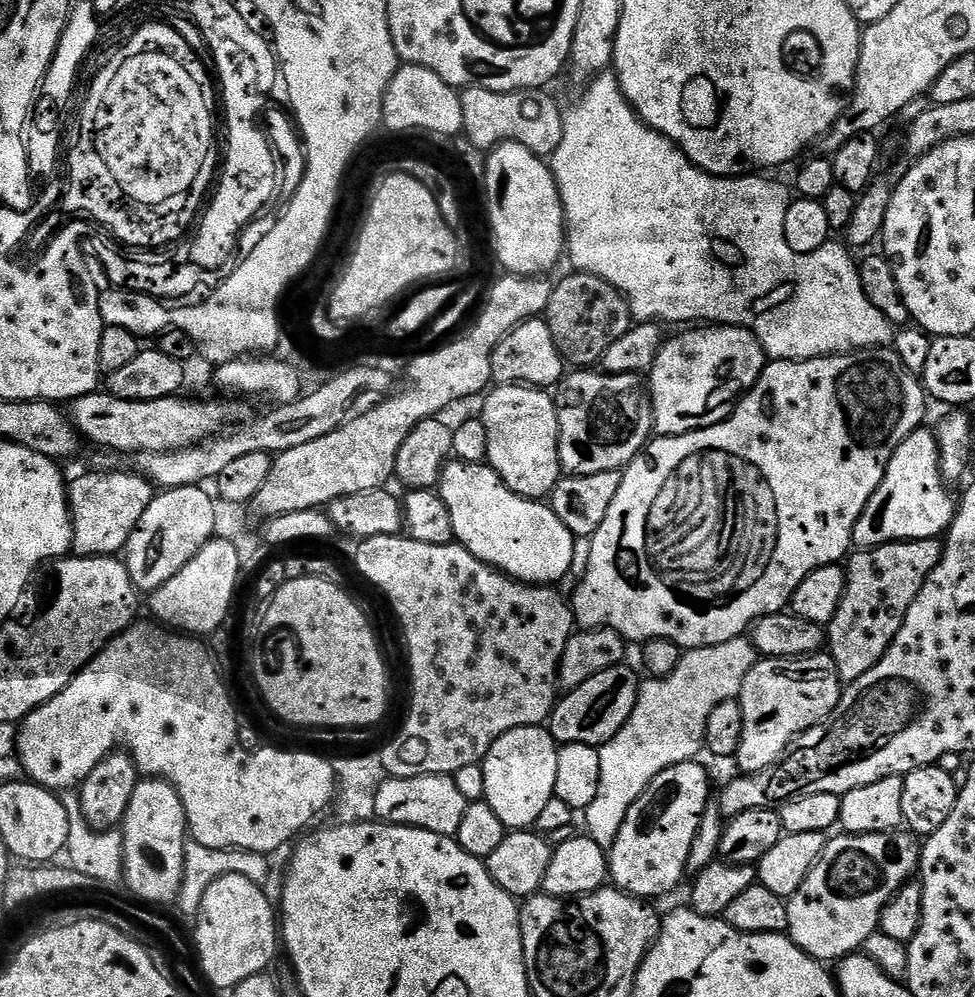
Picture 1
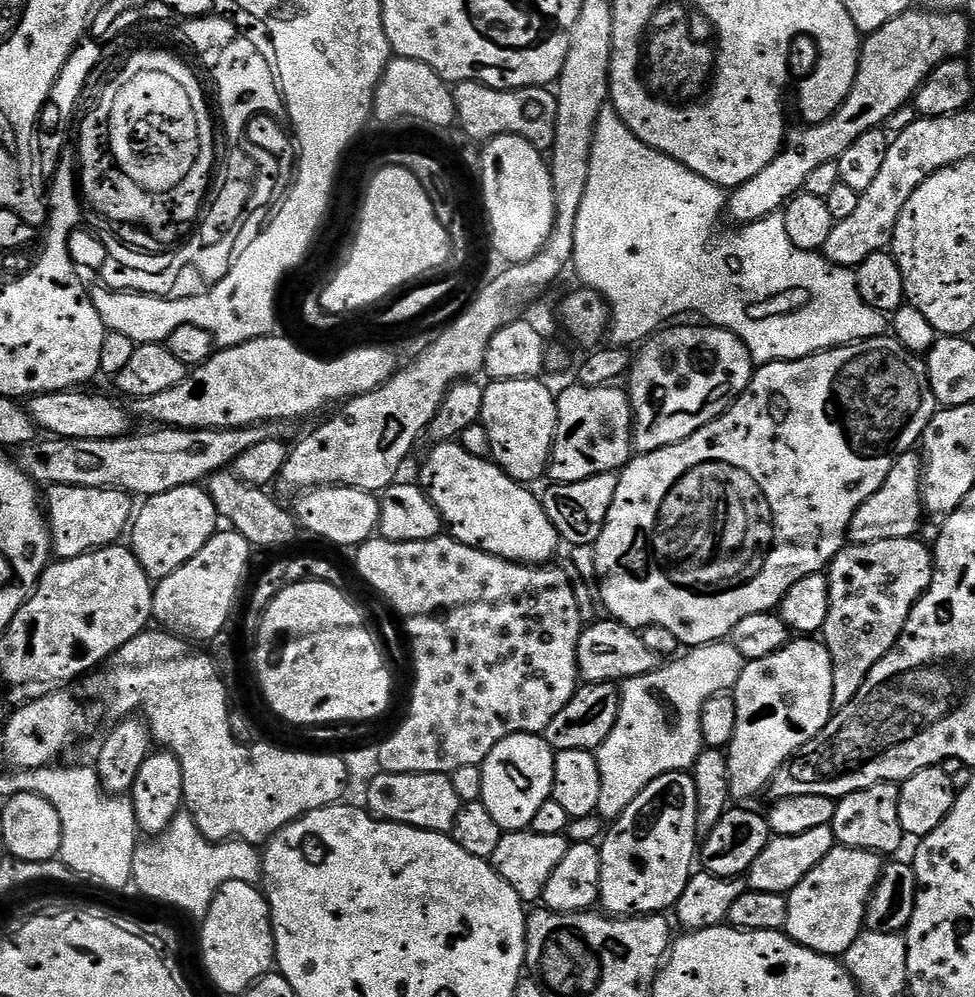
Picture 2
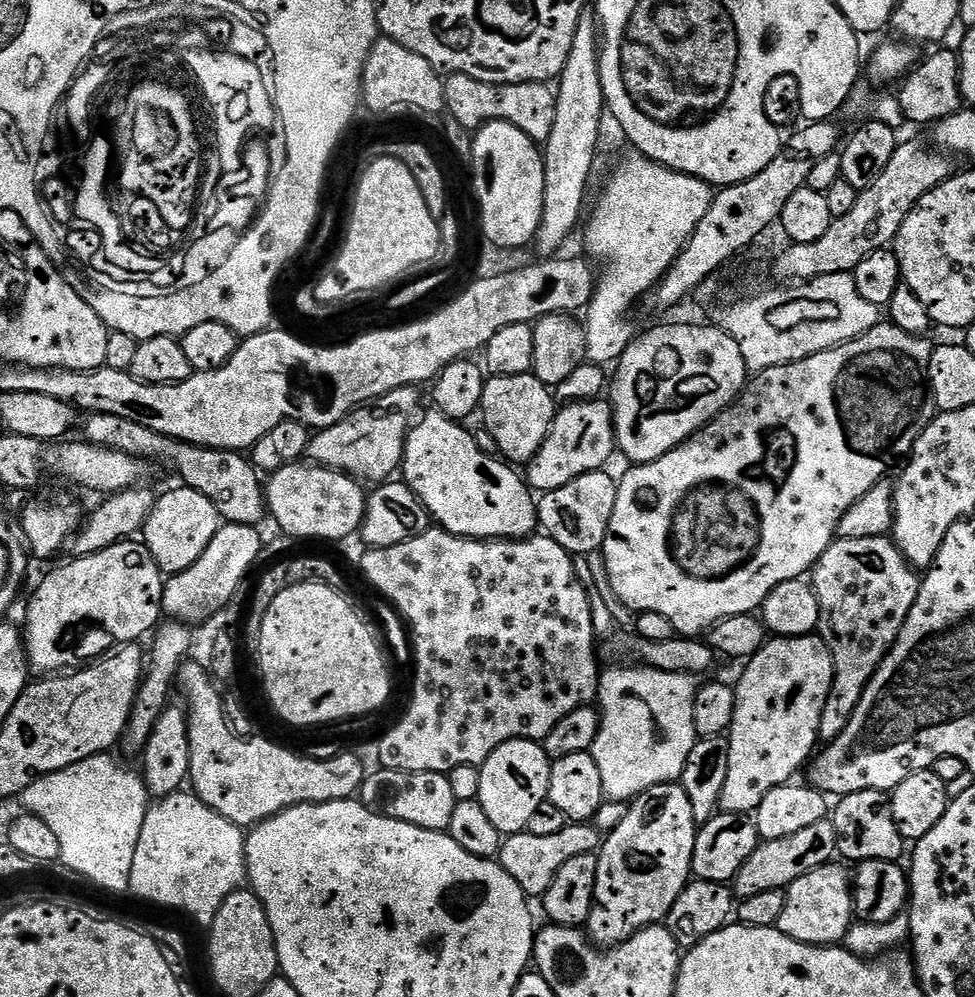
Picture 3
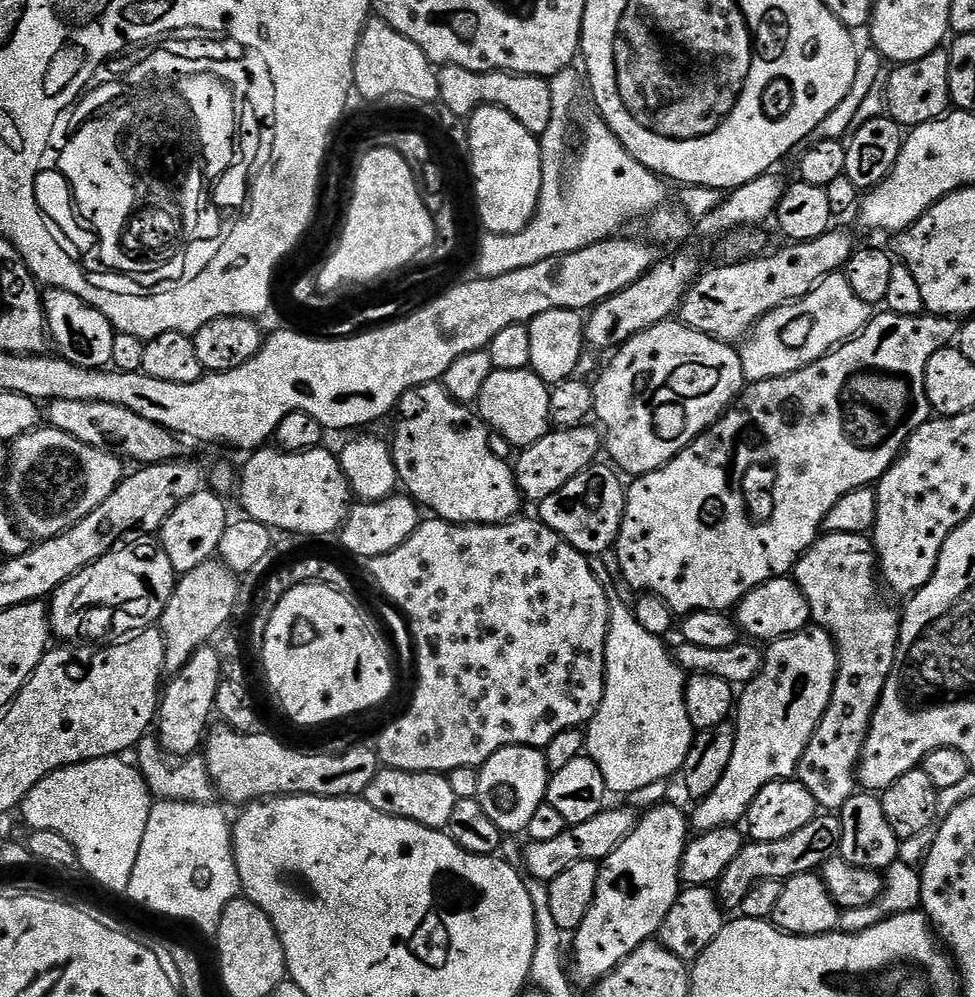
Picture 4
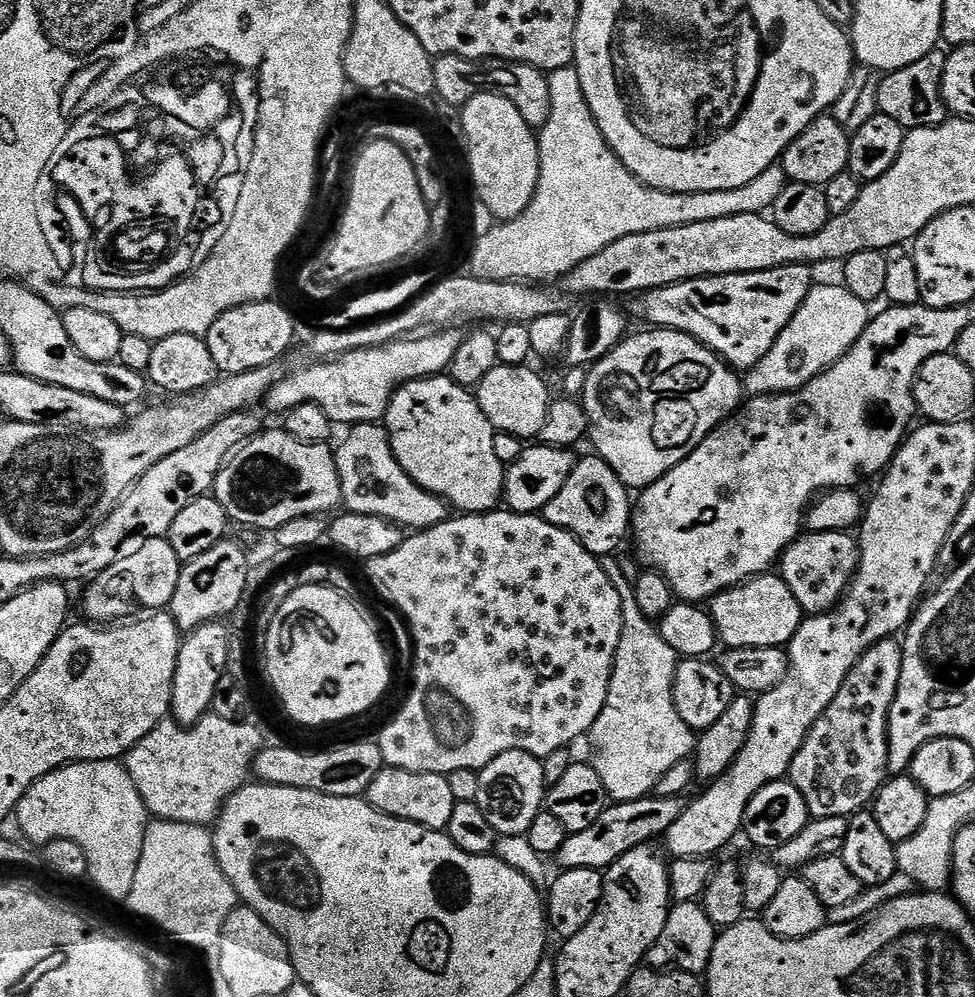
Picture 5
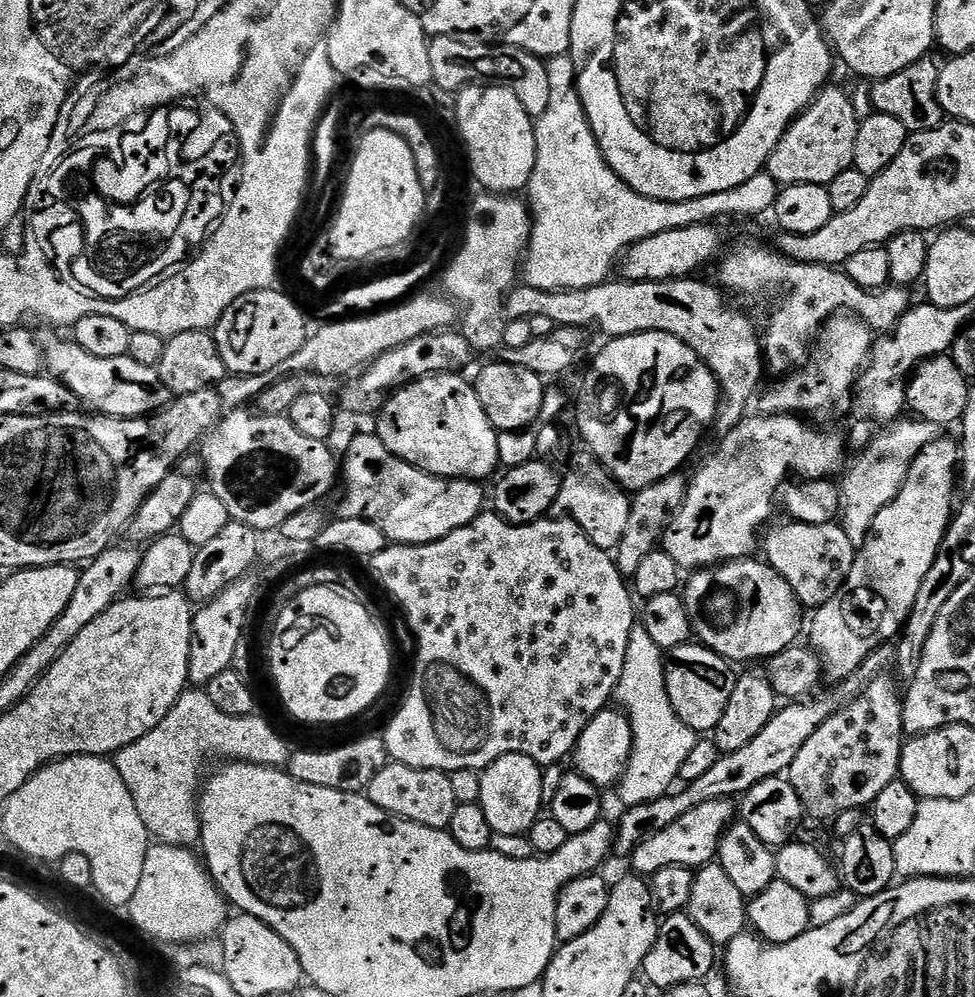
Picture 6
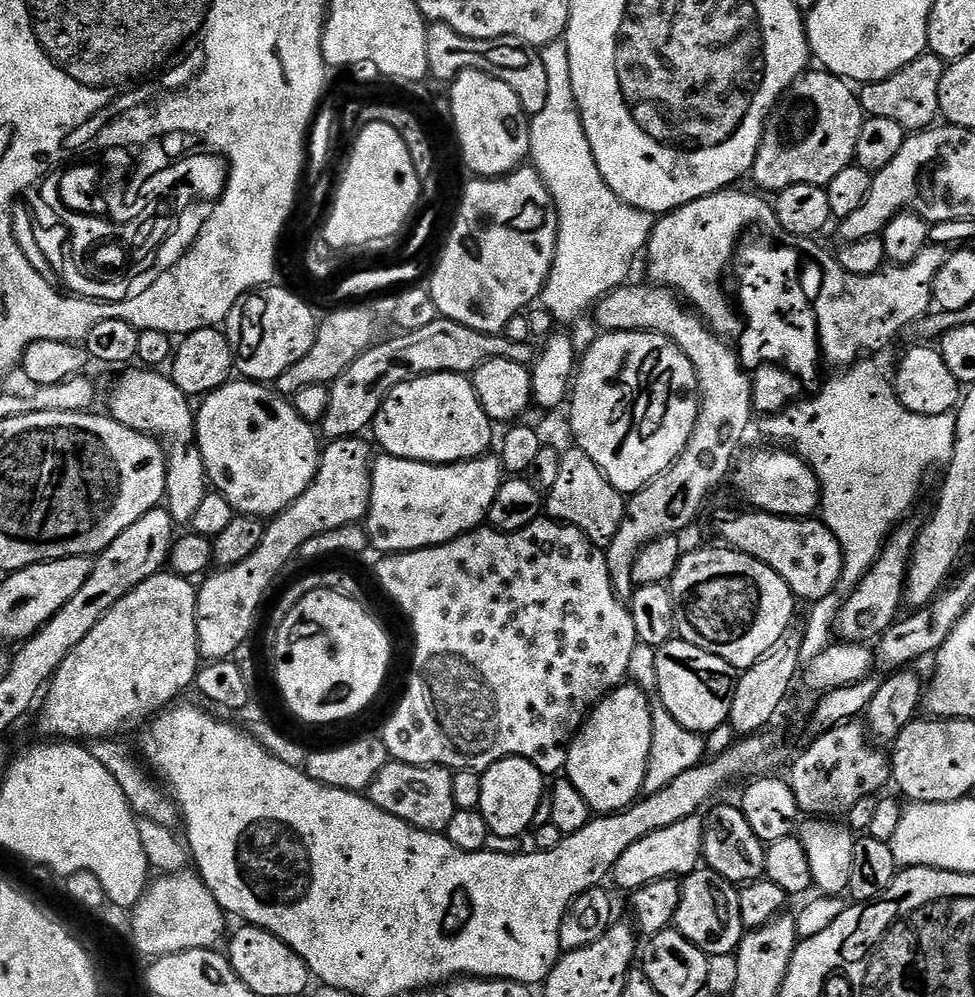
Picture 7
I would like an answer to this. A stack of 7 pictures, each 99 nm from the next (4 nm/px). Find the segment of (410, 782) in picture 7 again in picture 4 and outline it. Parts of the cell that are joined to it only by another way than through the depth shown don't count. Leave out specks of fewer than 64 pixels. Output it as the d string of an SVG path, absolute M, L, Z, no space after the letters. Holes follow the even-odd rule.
M381 767L376 777L366 786L362 798L374 810L387 816L413 820L427 828L443 829L456 805L456 795L447 775L438 772L407 772L397 768Z

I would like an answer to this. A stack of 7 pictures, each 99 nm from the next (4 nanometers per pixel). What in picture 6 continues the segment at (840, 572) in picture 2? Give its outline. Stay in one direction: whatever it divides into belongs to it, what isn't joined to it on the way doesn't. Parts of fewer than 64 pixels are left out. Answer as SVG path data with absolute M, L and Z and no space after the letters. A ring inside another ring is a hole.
M788 522L785 528L776 528L762 544L762 552L767 563L794 590L801 605L805 609L815 610L822 607L846 582L850 574L850 566L856 561L857 545L850 542L846 530L839 523L823 524L798 524ZM889 676L874 677L855 700L849 700L833 716L826 718L826 722L806 738L806 746L798 750L798 758L794 758L788 767L786 779L794 786L805 813L811 819L813 816L816 820L832 822L837 816L846 814L846 810L867 809L874 798L878 798L879 792L900 776L900 756L906 743L904 705L901 693L896 693L897 681Z

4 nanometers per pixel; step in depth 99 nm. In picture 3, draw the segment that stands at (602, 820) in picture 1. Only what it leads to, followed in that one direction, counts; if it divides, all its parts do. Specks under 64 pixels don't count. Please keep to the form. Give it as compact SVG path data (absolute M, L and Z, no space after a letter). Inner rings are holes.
M605 667L600 674L600 729L590 751L602 774L605 797L609 801L625 799L624 801L631 802L654 786L679 781L686 766L686 758L690 758L690 750L694 750L698 739L694 726L694 698L698 684L693 677L686 674L664 673L651 667L608 667L610 668Z

